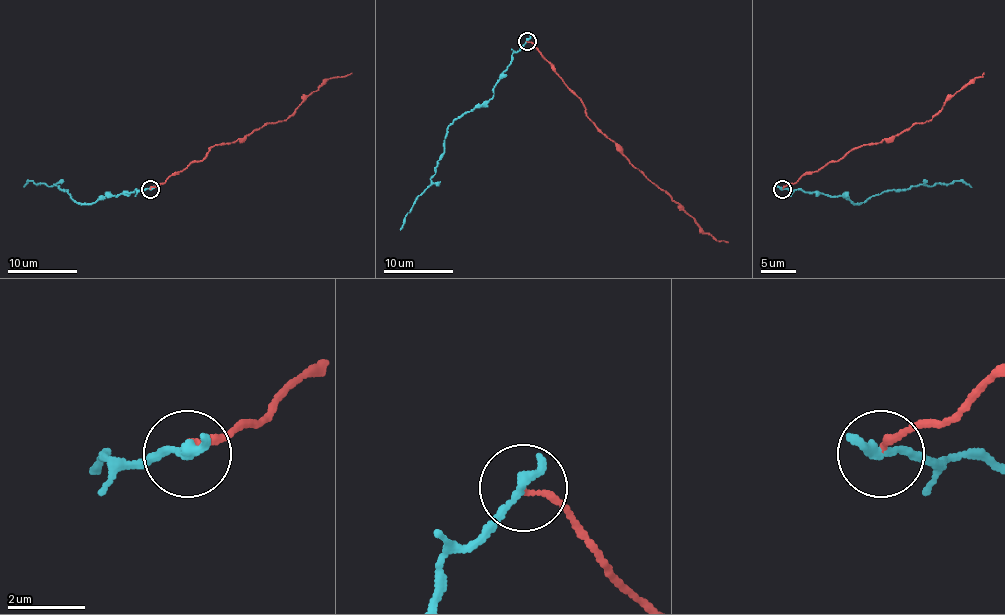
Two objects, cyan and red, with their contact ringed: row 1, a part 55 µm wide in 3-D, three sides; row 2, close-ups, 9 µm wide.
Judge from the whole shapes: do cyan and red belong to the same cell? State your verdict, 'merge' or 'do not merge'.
do not merge

